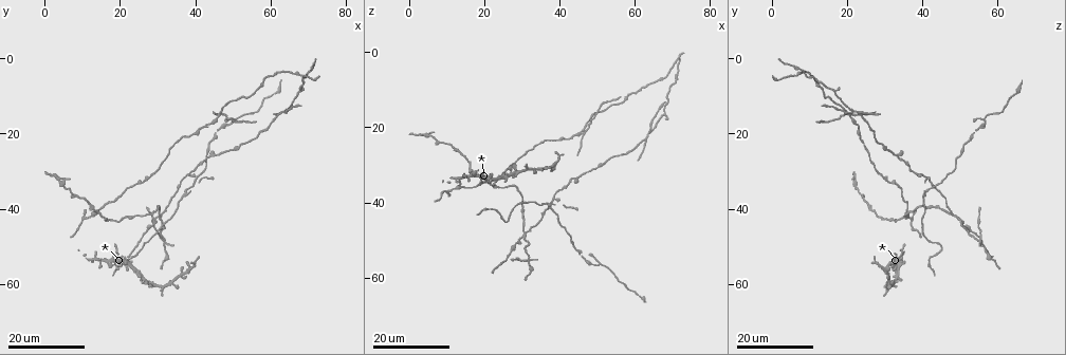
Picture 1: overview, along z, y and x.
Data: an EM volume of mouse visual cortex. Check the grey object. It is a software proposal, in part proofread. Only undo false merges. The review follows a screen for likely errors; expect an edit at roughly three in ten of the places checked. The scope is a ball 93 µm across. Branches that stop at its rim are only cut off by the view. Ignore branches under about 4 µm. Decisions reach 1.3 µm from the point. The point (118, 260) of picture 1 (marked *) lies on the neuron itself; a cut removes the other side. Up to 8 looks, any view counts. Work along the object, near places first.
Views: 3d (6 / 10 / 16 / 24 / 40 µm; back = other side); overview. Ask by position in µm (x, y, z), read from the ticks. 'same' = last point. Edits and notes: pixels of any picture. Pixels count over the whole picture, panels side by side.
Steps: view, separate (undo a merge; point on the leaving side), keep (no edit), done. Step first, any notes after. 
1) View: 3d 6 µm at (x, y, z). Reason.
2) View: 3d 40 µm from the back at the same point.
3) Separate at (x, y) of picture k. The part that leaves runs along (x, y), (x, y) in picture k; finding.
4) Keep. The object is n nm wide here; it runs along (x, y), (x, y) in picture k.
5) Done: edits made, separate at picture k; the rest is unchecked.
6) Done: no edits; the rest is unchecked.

View: 3d 24 µm at (39.0, 55.5, 29.5).

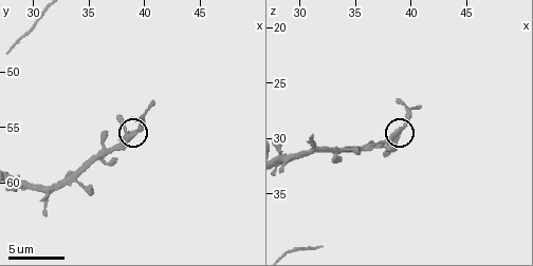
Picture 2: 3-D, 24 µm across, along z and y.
View: 3d 6 µm at (38.6, 55.8, 29.4). Zoom in.

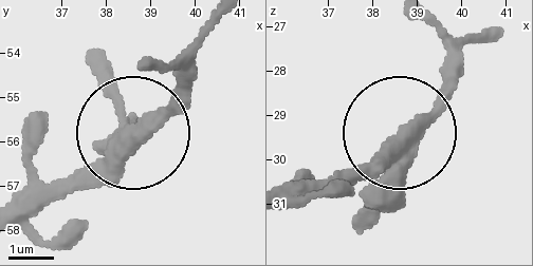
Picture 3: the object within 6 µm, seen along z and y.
Keep. The object is 470 nm wide here; it runs along (21, 224), (78, 190), (188, 69) in picture 3; one neuron here.

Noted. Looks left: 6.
View: 3d 24 µm at (30.5, 41.5, 47.5).

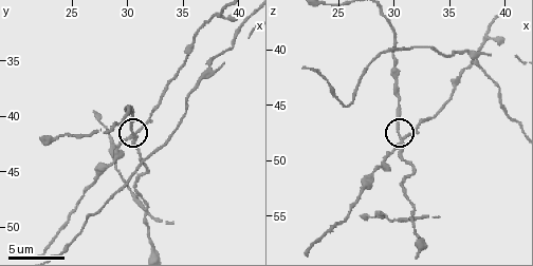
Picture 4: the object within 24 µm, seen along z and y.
View: 3d 10 µm at (31.0, 41.4, 48.0).

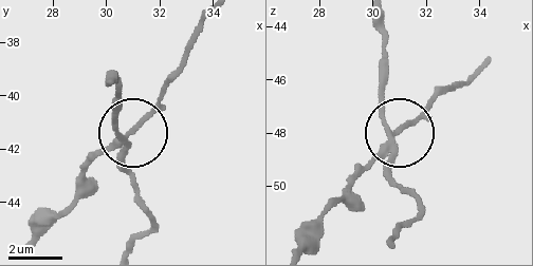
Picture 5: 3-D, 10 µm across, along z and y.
Separate at (124, 167) of picture 5. 3 arms meet here; the part that leaves runs along (125, 141), (112, 80) in picture 5; a second neuron is stuck on.

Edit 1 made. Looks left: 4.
View: 3d 24 µm at (22.5, 54.5, 34.5).

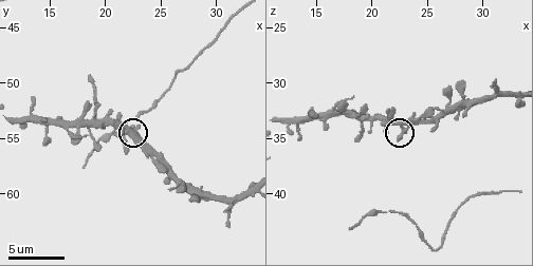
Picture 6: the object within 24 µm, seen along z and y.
View: 3d 6 µm at the same point. Zoom in.

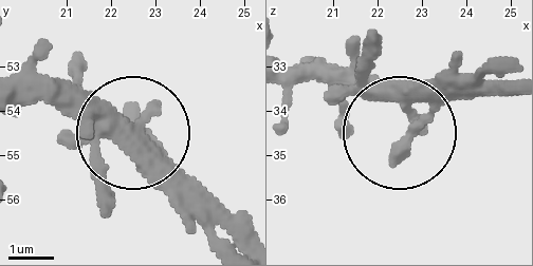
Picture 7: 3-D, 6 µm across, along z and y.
View: 3d 6 µm from the back at the same point. Other side.

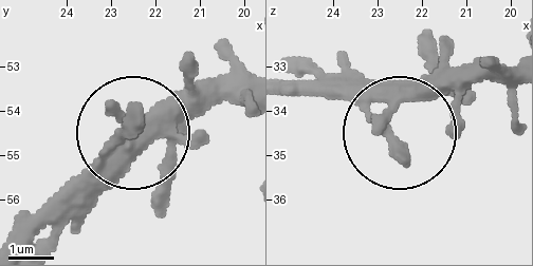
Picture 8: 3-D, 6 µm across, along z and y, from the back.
Keep. The object is 340 nm wide here; one neuron here.

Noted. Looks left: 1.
Done: edits made, separate at picture 5; the rest is unchecked.

